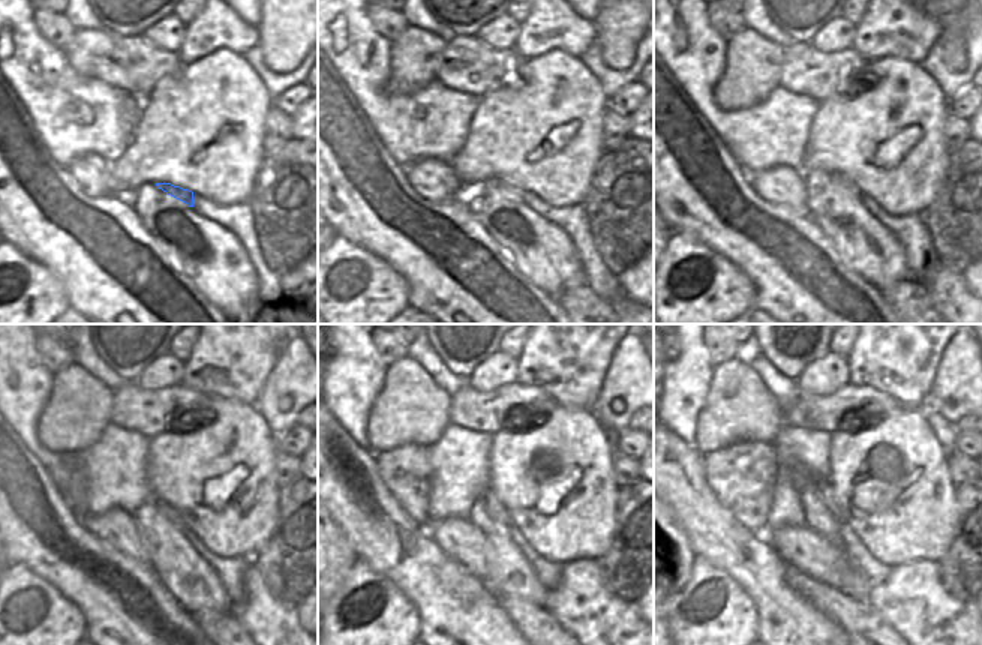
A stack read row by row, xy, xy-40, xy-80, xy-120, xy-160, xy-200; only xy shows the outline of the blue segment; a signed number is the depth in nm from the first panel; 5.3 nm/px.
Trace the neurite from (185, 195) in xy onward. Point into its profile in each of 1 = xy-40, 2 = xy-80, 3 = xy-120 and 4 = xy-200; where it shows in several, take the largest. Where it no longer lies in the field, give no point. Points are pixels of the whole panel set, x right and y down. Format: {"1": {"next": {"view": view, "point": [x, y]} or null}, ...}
{"1": {"next": {"view": "xy-40", "point": [507, 186]}}, "2": {"next": {"view": "xy-80", "point": [840, 179]}}, "3": {"next": {"view": "xy-120", "point": [165, 510]}}, "4": {"next": {"view": "xy-200", "point": [825, 491]}}}

